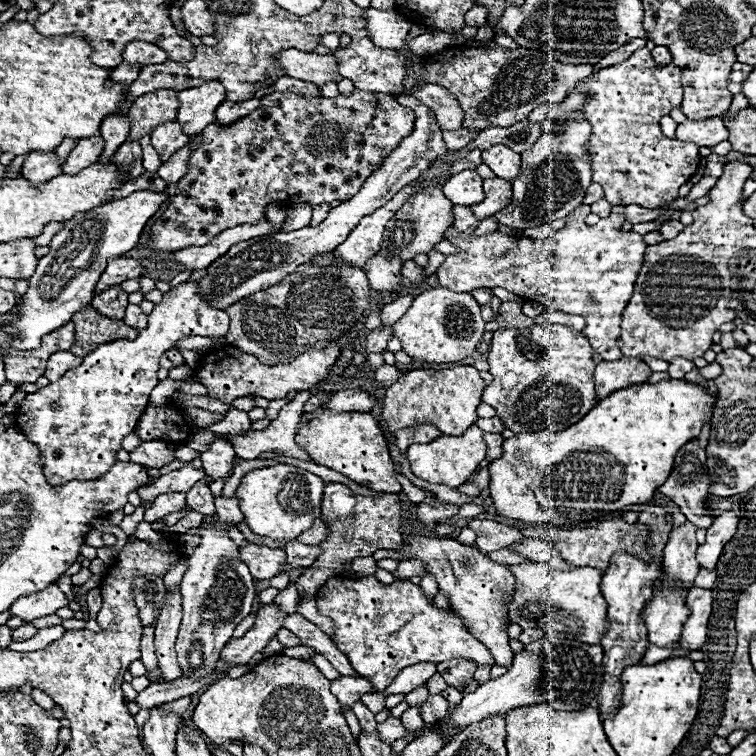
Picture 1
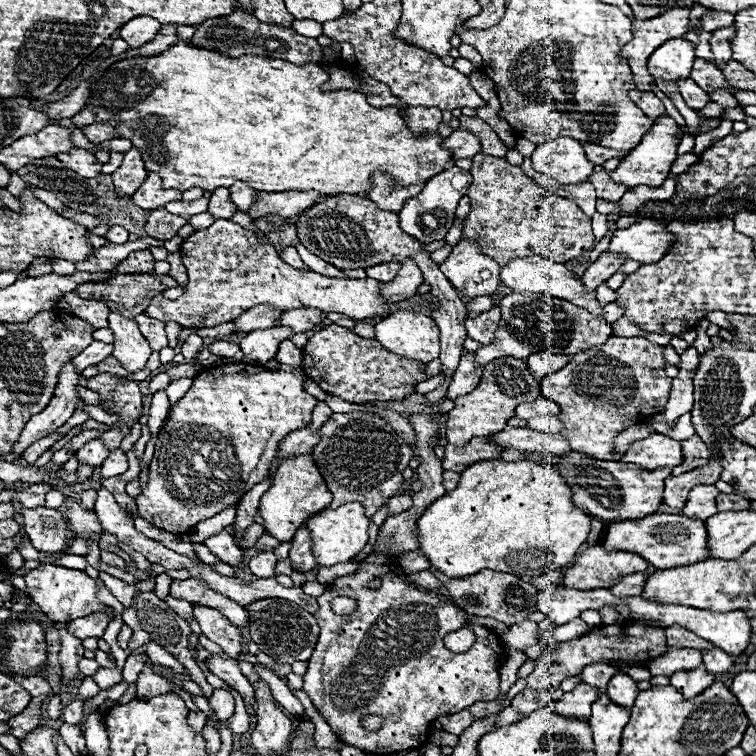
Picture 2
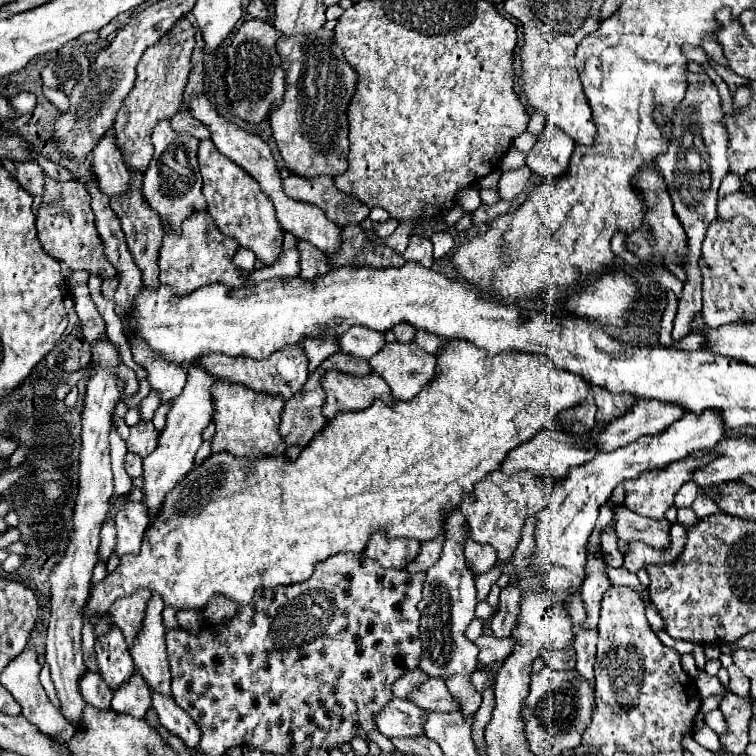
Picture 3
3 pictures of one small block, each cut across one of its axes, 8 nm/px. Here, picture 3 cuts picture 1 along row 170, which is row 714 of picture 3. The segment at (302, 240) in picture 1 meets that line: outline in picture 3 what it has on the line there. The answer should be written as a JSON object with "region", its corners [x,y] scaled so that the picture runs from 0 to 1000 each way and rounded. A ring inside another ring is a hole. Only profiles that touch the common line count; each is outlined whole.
{"region":[[[521,923],[495,947],[495,955],[511,976],[556,974],[561,944],[563,942],[558,942],[553,934],[540,931],[540,926]]]}

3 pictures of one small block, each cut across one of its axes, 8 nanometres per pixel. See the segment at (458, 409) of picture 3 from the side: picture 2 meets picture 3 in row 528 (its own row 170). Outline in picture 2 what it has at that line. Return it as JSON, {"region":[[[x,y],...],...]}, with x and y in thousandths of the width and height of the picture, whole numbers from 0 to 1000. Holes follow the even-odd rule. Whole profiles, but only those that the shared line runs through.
{"region":[[[235,53],[225,66],[217,66],[214,71],[190,77],[190,74],[177,74],[177,77],[164,77],[151,82],[148,87],[140,90],[135,103],[122,108],[119,116],[119,130],[114,135],[114,143],[127,151],[127,164],[138,161],[151,169],[153,183],[172,183],[175,193],[185,198],[188,212],[193,217],[196,228],[206,228],[220,249],[235,249],[235,251],[251,251],[251,249],[267,249],[275,254],[283,254],[286,249],[304,249],[312,238],[325,238],[336,243],[339,251],[347,254],[368,254],[368,251],[421,251],[423,257],[431,259],[444,259],[444,257],[481,257],[489,251],[489,233],[500,225],[513,228],[526,238],[529,246],[540,246],[548,241],[563,241],[563,235],[574,235],[574,230],[582,230],[590,222],[590,214],[595,214],[595,201],[582,193],[585,183],[579,177],[574,180],[548,180],[542,177],[540,167],[529,156],[524,143],[492,143],[481,124],[474,124],[468,119],[444,119],[444,122],[423,122],[423,114],[434,106],[434,95],[426,93],[421,85],[402,85],[392,87],[378,79],[362,79],[362,77],[349,77],[349,74],[296,74],[288,69],[278,69],[262,61],[254,61],[246,53]]]}

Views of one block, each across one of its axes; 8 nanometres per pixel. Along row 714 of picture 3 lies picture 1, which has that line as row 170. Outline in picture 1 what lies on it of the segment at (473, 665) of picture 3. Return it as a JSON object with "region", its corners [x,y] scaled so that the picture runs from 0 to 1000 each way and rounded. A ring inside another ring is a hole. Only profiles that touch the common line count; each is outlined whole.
{"region":[[[611,225],[587,243],[587,259],[598,270],[624,272],[627,267],[638,267],[640,262],[638,235],[627,225]]]}

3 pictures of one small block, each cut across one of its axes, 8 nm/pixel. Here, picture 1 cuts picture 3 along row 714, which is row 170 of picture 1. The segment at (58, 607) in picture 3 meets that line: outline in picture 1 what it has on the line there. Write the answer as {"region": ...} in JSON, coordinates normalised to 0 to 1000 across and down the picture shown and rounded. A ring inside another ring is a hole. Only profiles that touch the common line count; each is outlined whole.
{"region":[[[119,180],[119,183],[108,183],[103,188],[103,193],[93,201],[87,217],[85,217],[85,228],[87,230],[103,230],[106,225],[111,225],[114,220],[130,214],[130,209],[135,206],[138,198],[138,188],[135,180]]]}

